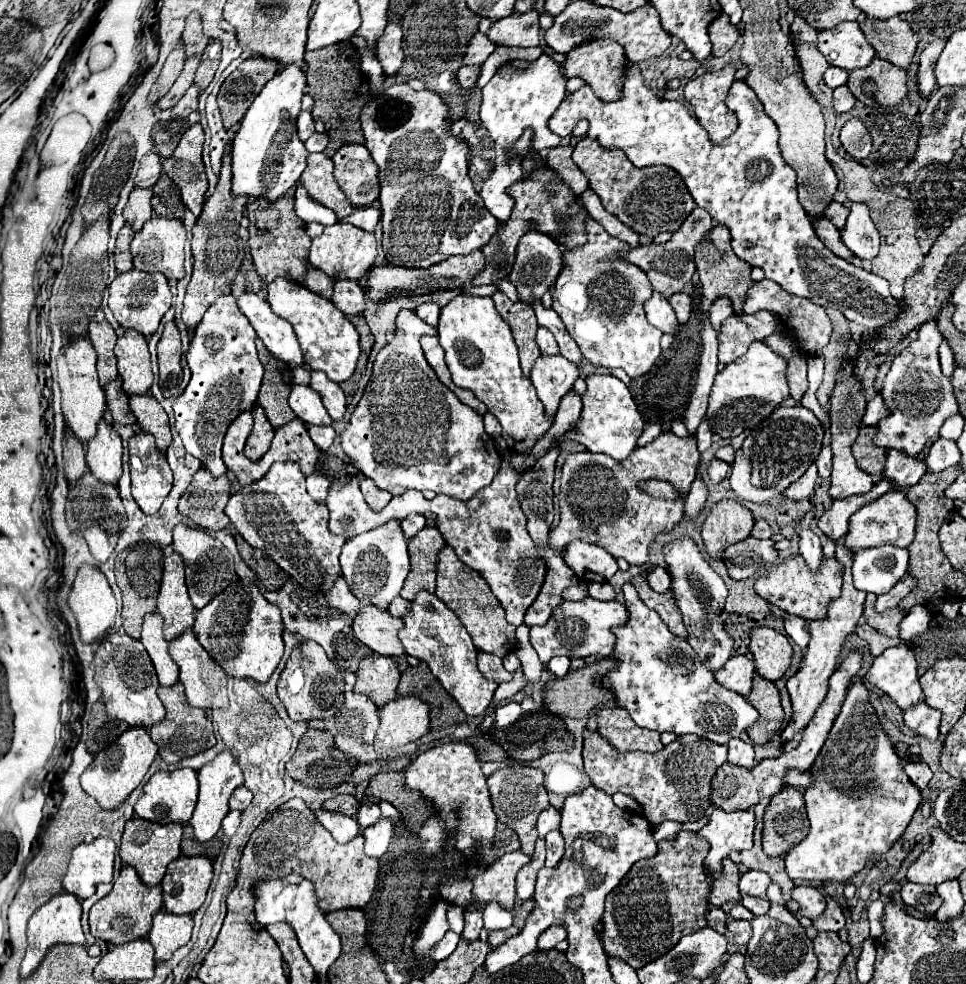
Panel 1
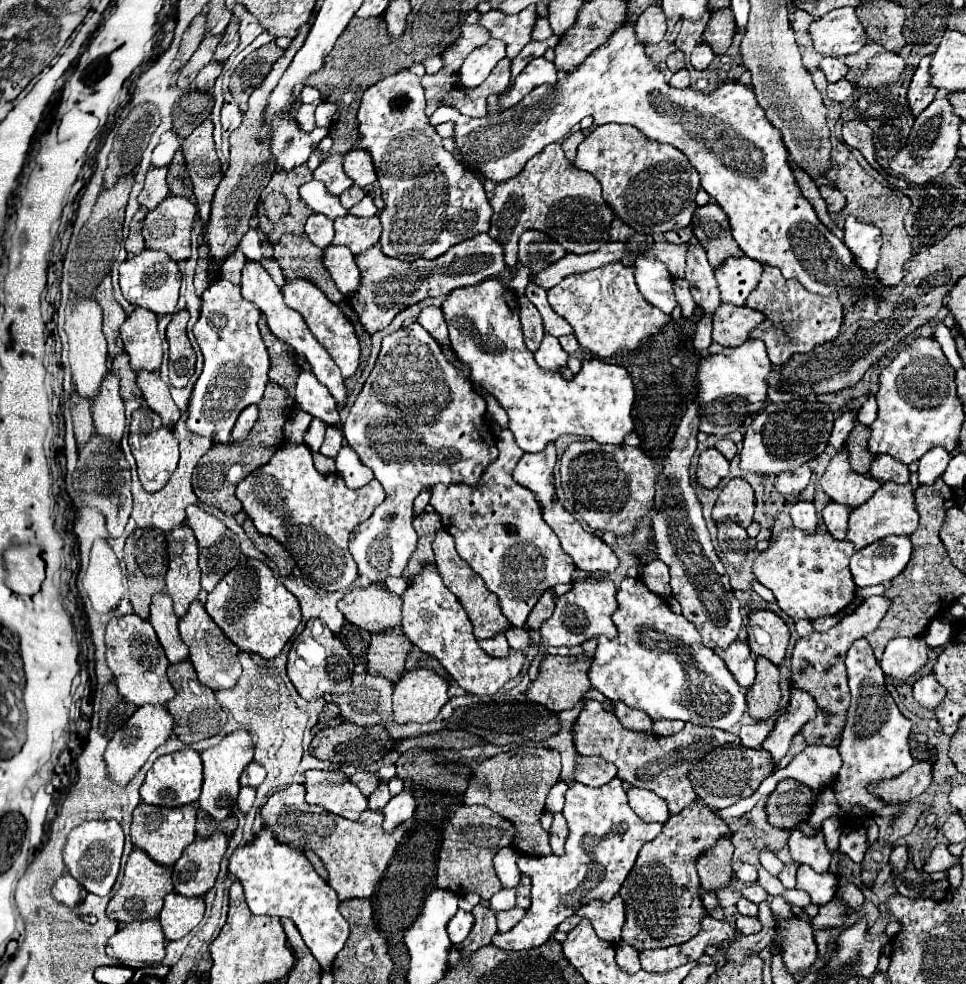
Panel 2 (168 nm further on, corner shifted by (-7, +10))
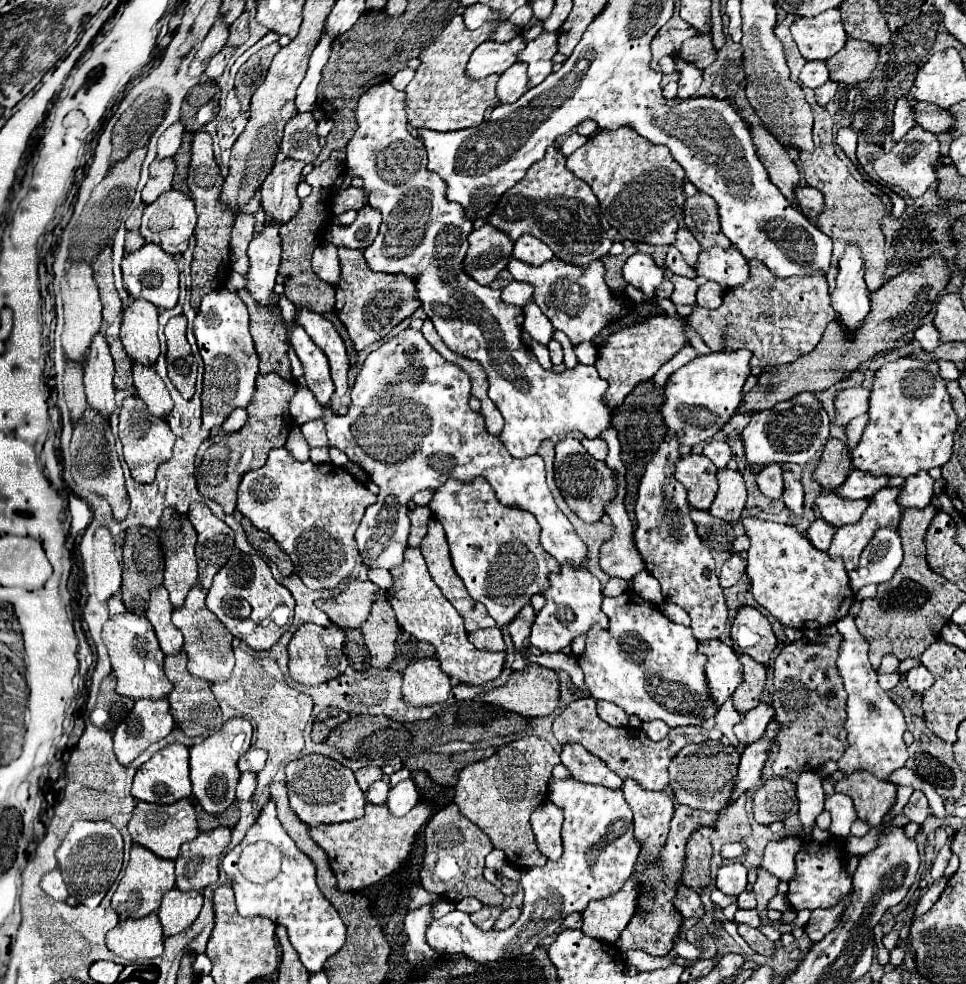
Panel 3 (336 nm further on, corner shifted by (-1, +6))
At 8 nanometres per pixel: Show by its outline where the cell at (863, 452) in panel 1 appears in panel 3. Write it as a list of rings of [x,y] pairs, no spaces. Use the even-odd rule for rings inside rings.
[[[829,439],[823,447],[823,455],[817,469],[813,471],[813,481],[819,483],[825,491],[835,491],[843,485],[849,471],[851,461],[845,445],[839,439]]]

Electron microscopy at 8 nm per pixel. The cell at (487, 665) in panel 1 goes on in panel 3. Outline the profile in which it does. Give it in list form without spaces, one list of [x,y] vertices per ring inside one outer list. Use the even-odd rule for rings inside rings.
[[[481,629],[481,631],[473,631],[469,633],[469,641],[477,647],[477,649],[485,649],[485,651],[503,651],[503,637],[501,631],[495,629]]]

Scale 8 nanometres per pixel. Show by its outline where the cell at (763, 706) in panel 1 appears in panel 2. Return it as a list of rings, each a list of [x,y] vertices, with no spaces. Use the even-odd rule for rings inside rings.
[[[759,657],[757,659],[757,679],[753,687],[747,691],[747,707],[749,715],[755,721],[775,719],[781,703],[779,691],[779,669],[771,661]]]

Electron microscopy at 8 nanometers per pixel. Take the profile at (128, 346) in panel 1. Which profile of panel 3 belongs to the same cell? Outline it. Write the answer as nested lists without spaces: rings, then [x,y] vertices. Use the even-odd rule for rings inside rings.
[[[135,299],[123,311],[121,323],[121,341],[127,355],[133,361],[153,365],[159,357],[159,339],[157,339],[157,317],[159,309],[145,299]]]

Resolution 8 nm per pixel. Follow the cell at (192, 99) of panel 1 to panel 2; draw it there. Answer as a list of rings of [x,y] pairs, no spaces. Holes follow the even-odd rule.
[[[211,61],[207,67],[203,67],[203,69],[199,71],[197,79],[193,81],[193,89],[199,89],[199,91],[205,91],[205,93],[207,93],[207,91],[213,87],[215,79],[219,77],[219,73],[221,73],[221,63]]]

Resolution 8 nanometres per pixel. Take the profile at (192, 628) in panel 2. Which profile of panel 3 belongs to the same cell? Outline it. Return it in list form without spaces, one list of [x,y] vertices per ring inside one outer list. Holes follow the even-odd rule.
[[[193,585],[187,599],[185,599],[185,605],[181,609],[175,609],[173,611],[173,623],[177,625],[177,629],[181,629],[183,637],[185,637],[185,651],[189,655],[189,663],[187,663],[187,669],[191,675],[195,677],[201,677],[201,679],[207,679],[209,683],[221,683],[225,679],[229,679],[231,671],[233,671],[233,647],[231,647],[231,641],[233,641],[233,635],[229,633],[229,629],[217,621],[217,617],[205,607],[205,589],[201,589],[201,585]]]

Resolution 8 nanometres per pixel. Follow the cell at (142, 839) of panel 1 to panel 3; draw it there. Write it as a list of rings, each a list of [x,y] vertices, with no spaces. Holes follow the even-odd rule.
[[[181,799],[181,801],[171,803],[171,805],[137,801],[137,807],[133,809],[133,817],[131,817],[127,827],[129,827],[129,833],[133,837],[133,843],[151,849],[155,855],[159,855],[163,859],[175,859],[179,853],[179,847],[199,835],[197,813],[195,813],[195,807],[189,799]]]

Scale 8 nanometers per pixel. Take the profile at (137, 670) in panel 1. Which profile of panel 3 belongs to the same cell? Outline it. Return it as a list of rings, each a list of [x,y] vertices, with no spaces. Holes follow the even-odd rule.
[[[123,613],[111,617],[103,627],[103,641],[109,649],[113,673],[117,677],[117,693],[131,699],[161,699],[171,693],[173,685],[163,673],[163,651],[157,643],[153,625],[145,615]]]

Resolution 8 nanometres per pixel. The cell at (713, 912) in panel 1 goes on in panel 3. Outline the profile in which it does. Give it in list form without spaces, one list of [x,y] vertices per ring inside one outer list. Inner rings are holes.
[[[685,885],[677,887],[677,895],[673,899],[673,905],[683,917],[697,917],[697,919],[701,919],[705,915],[705,909],[701,905],[699,893],[695,893],[691,887],[685,887]]]

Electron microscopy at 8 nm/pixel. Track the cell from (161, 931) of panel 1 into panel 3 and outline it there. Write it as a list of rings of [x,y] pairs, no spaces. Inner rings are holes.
[[[179,889],[167,891],[159,907],[159,919],[165,937],[185,931],[197,919],[201,907],[203,907],[201,891],[179,891]]]

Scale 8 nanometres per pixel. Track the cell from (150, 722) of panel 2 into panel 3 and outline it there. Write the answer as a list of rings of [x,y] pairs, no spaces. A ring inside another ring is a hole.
[[[167,697],[137,699],[127,719],[115,729],[115,755],[121,765],[129,765],[151,743],[167,737],[175,727]]]

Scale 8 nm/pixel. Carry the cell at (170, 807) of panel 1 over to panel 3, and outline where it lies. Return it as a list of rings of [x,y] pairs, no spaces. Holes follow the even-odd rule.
[[[171,743],[143,763],[133,779],[133,797],[147,803],[175,803],[191,795],[189,781],[189,749],[181,743]]]

